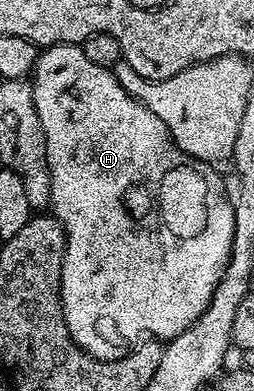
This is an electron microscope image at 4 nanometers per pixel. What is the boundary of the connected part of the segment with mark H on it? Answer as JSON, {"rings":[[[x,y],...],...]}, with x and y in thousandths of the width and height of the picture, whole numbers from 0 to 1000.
{"rings":[[[228,110],[205,120],[165,123],[150,151],[138,153],[122,225],[130,269],[146,269],[146,299],[161,299],[161,330],[177,330],[177,391],[201,455],[197,537],[248,578],[248,593],[264,598],[240,678],[232,757],[256,831],[287,872],[386,918],[472,918],[520,895],[535,872],[567,862],[591,862],[610,872],[669,872],[697,864],[713,852],[728,852],[728,841],[744,841],[744,831],[760,831],[760,821],[776,821],[776,811],[791,811],[791,801],[807,801],[909,655],[925,535],[913,501],[906,496],[894,501],[894,478],[878,471],[874,453],[846,440],[858,435],[835,419],[799,417],[728,394],[681,361],[650,309],[634,309],[547,253],[528,253],[469,215],[469,202],[441,174],[366,166],[366,156],[335,146],[323,118],[307,110]]]}

